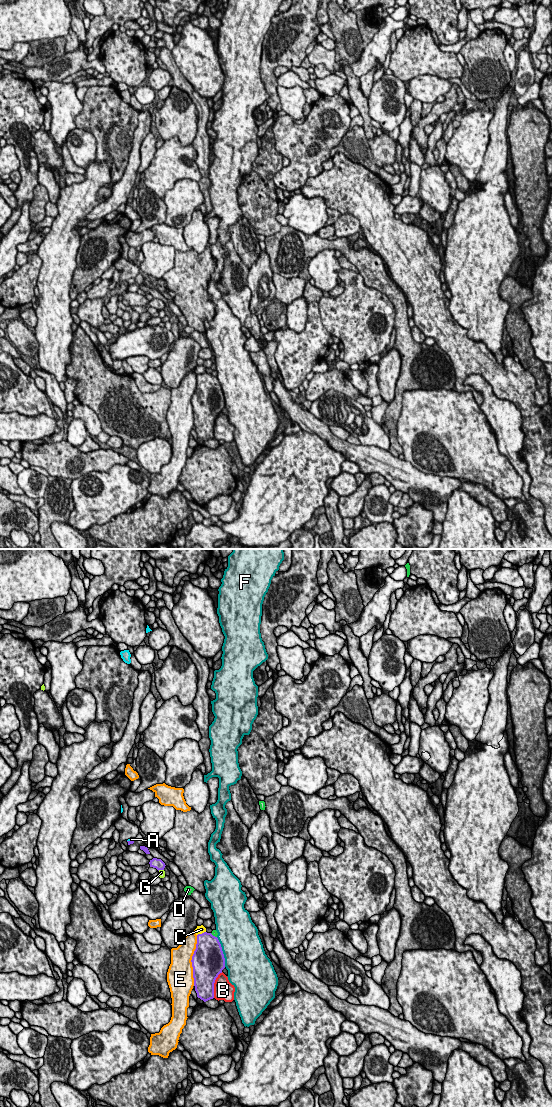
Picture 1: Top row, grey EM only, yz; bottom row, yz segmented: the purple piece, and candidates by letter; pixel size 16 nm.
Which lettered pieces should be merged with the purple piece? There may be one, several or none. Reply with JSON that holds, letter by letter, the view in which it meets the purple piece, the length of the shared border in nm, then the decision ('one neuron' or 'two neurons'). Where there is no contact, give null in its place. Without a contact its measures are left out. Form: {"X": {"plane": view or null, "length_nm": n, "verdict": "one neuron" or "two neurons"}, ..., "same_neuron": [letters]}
{"A": {"plane": "yz", "length_nm": 110, "verdict": "one neuron"}, "B": {"plane": "yz", "length_nm": 440, "verdict": "two neurons"}, "C": {"plane": "yz", "length_nm": 160, "verdict": "two neurons"}, "D": {"plane": "yz", "length_nm": 130, "verdict": "two neurons"}, "E": {"plane": "yz", "length_nm": 800, "verdict": "two neurons"}, "F": {"plane": "yz", "length_nm": 500, "verdict": "two neurons"}, "G": {"plane": "yz", "length_nm": 100, "verdict": "two neurons"}, "same_neuron": ["A"]}

